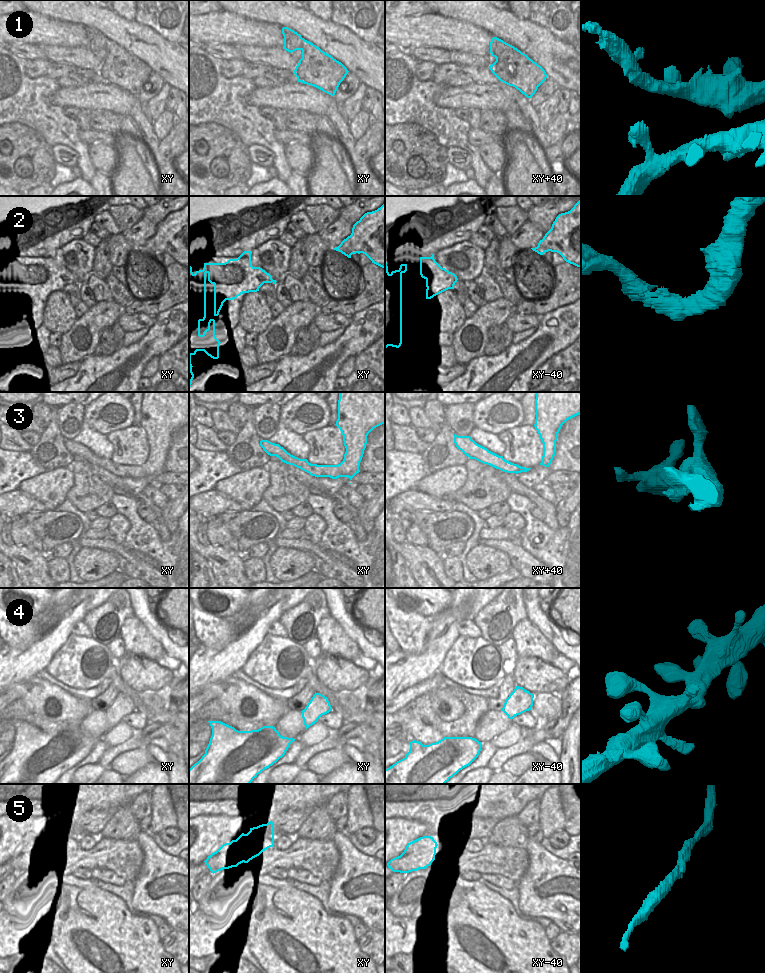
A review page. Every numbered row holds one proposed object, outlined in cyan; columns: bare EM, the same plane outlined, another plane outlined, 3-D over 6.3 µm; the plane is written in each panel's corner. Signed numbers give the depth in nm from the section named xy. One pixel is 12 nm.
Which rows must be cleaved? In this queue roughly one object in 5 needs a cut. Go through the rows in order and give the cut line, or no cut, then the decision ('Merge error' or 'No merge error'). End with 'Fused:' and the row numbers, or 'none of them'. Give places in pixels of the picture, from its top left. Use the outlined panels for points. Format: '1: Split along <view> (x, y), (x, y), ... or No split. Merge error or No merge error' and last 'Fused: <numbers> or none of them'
1: No split. No merge error
2: No split. No merge error
3: No split. No merge error
4: No split. No merge error
5: No split. No merge error
Fused: none of them.

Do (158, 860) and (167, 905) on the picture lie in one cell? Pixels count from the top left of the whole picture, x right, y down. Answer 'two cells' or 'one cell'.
one cell

